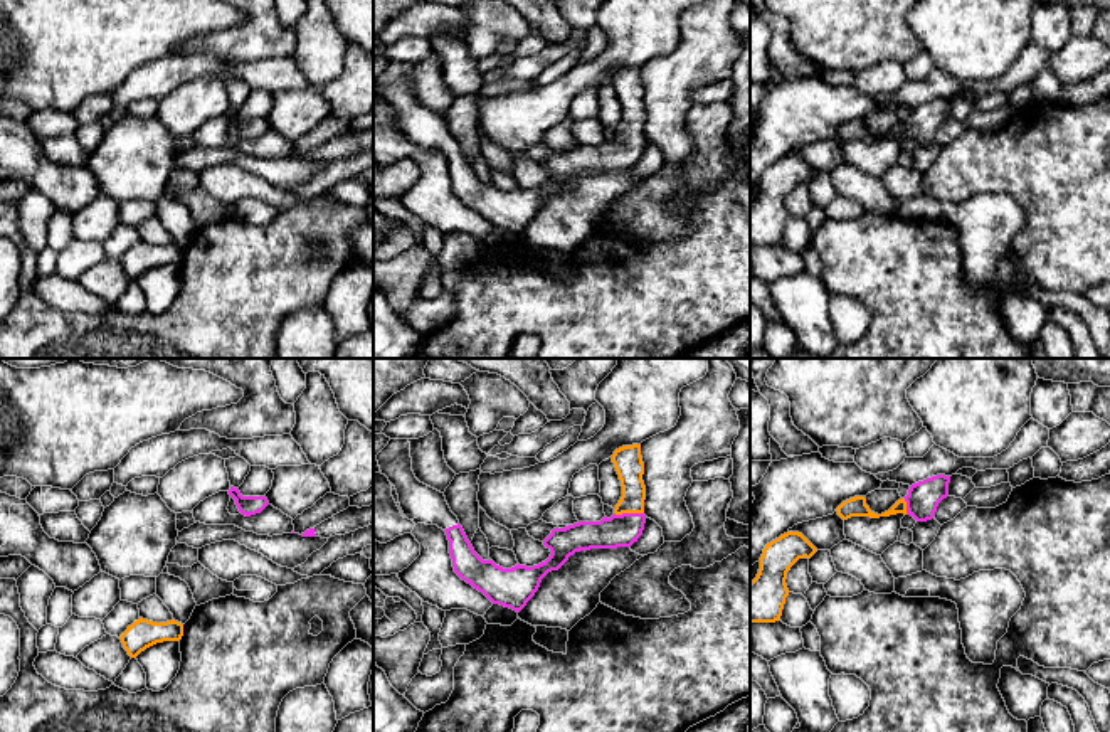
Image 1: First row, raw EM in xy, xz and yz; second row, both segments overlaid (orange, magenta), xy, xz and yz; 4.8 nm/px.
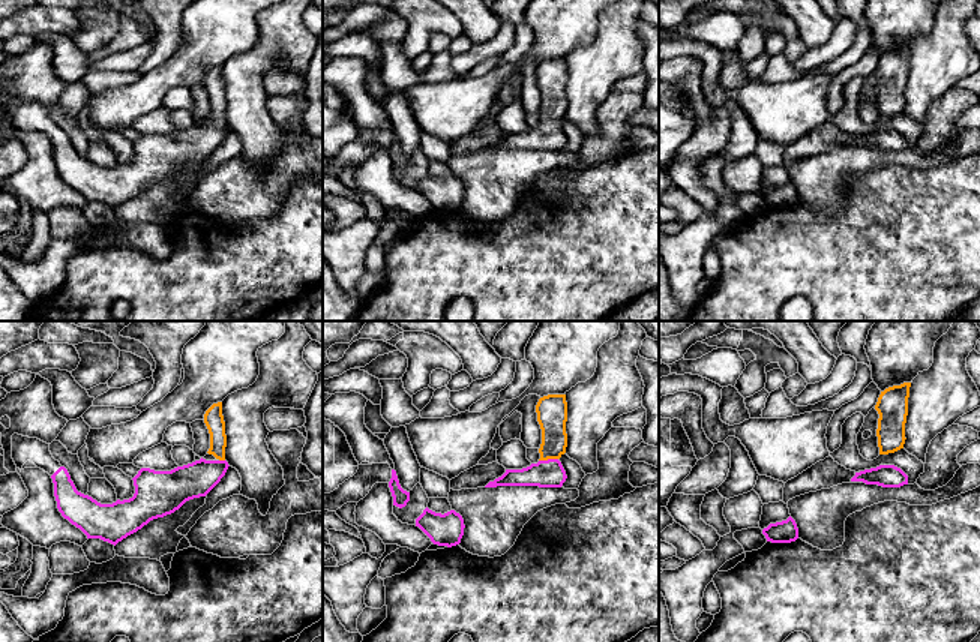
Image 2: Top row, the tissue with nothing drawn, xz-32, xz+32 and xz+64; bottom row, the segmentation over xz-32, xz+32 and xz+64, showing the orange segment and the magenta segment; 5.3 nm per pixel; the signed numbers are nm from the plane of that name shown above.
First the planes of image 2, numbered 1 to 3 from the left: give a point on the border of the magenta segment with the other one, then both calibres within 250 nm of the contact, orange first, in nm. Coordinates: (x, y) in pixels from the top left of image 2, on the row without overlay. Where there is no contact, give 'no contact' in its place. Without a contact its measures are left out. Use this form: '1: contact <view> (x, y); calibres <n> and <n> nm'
1: contact xz-32 (222, 123); calibres 110 and 190 nm
2: contact xz+32 (548, 122); calibres 160 and 150 nm
3: no contact

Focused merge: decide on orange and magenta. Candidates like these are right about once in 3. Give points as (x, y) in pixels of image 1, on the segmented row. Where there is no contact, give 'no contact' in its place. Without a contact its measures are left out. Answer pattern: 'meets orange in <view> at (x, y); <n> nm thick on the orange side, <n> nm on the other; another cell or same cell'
meets orange in xz at (629, 512); 140 nm thick on the orange side, 160 nm on the other; same cell

